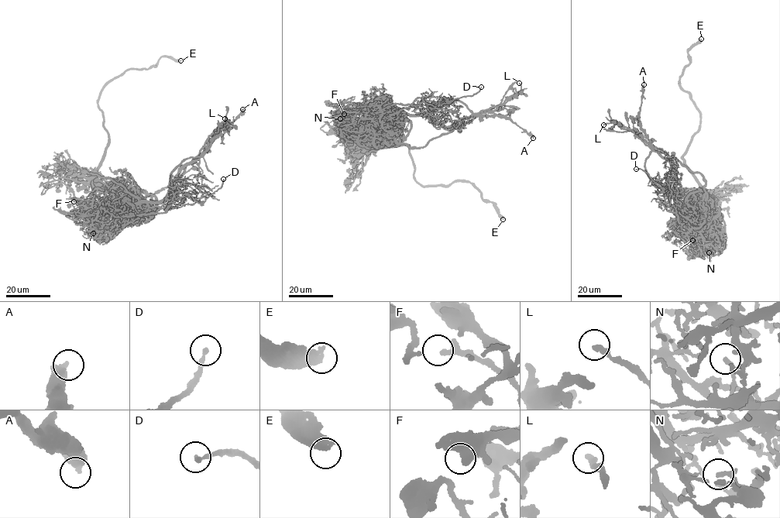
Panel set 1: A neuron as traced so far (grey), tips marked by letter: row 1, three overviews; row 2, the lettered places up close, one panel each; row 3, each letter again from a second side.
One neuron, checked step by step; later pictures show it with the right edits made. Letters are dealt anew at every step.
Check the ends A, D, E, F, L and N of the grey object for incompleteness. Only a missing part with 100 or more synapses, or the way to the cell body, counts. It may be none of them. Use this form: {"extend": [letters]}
{"extend": ["E"]}

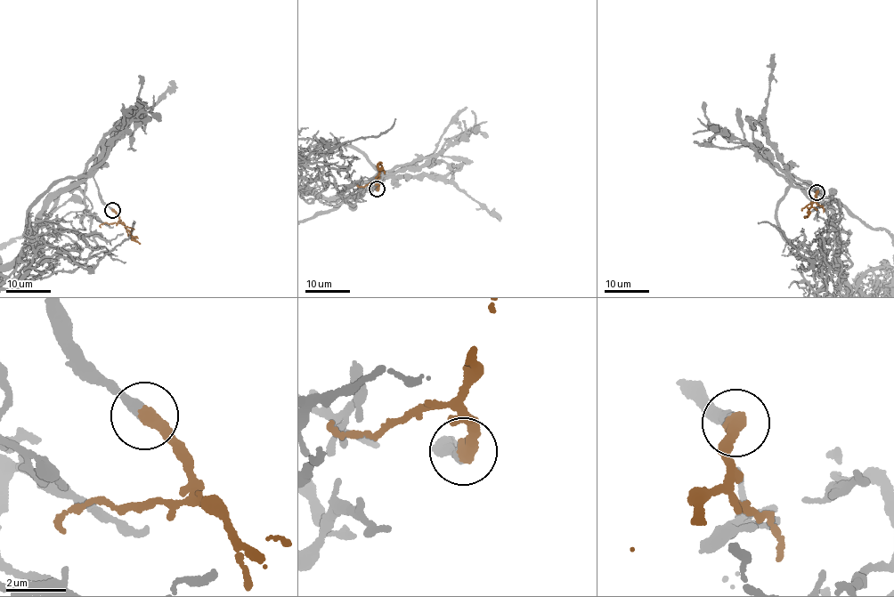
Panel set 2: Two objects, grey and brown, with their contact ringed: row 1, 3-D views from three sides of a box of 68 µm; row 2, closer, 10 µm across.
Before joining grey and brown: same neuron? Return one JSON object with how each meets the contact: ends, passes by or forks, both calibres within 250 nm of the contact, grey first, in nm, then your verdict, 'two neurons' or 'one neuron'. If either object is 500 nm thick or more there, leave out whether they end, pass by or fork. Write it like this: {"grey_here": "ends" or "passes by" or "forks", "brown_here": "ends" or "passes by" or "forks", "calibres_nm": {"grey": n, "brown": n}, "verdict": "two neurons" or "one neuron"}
{"calibres_nm": {"grey": 400, "brown": 500}, "verdict": "one neuron"}

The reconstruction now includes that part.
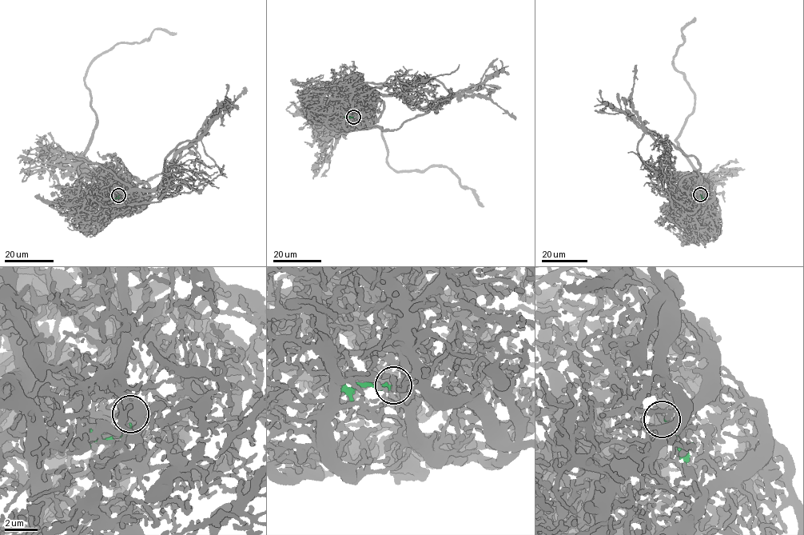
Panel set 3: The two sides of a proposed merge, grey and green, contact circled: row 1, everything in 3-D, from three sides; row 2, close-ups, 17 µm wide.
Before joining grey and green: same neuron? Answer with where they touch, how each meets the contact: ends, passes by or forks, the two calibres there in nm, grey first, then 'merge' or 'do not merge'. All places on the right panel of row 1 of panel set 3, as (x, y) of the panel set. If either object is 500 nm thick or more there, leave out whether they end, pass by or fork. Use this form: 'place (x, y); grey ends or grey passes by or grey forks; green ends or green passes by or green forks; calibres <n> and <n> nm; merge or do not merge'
place (700, 194); grey passes by; green passes by; calibres 460 and 160 nm; merge

